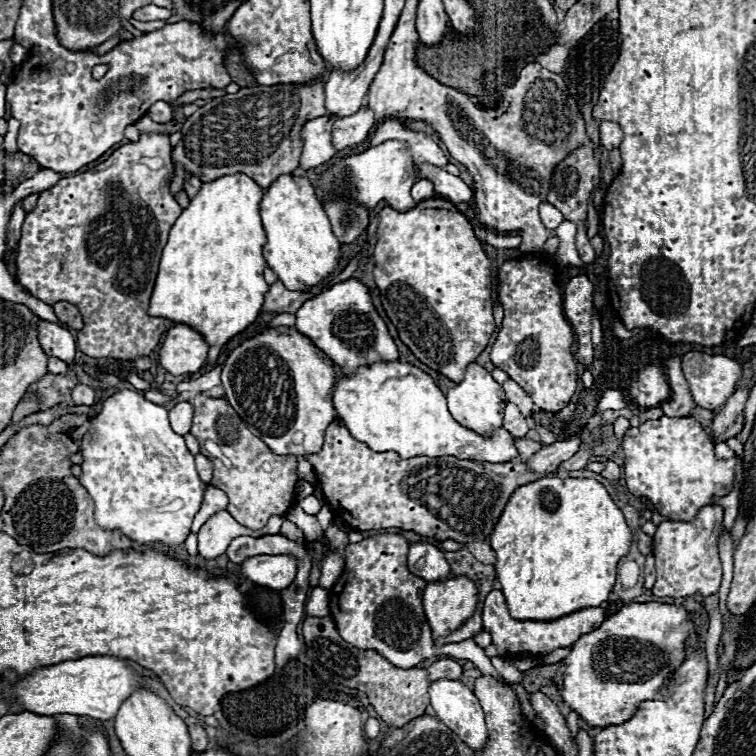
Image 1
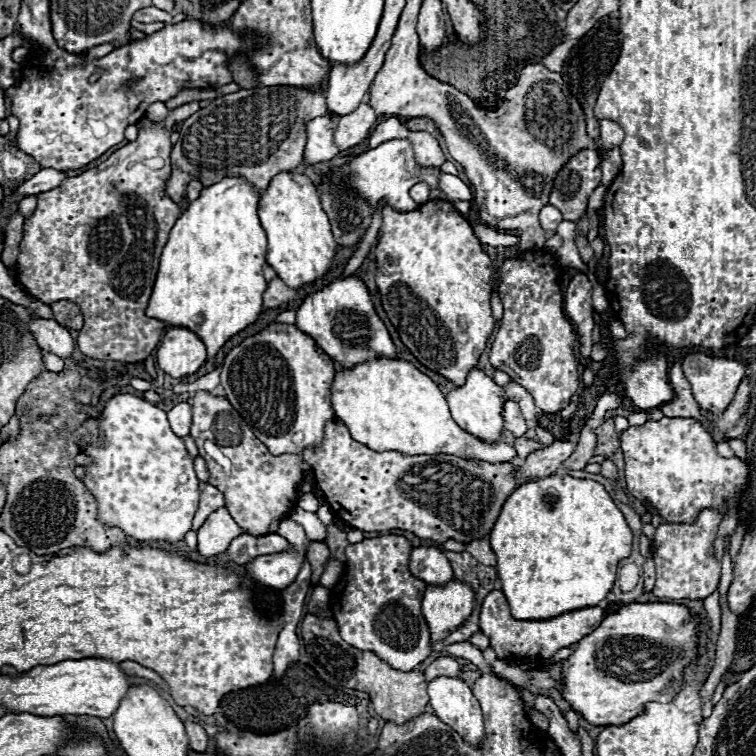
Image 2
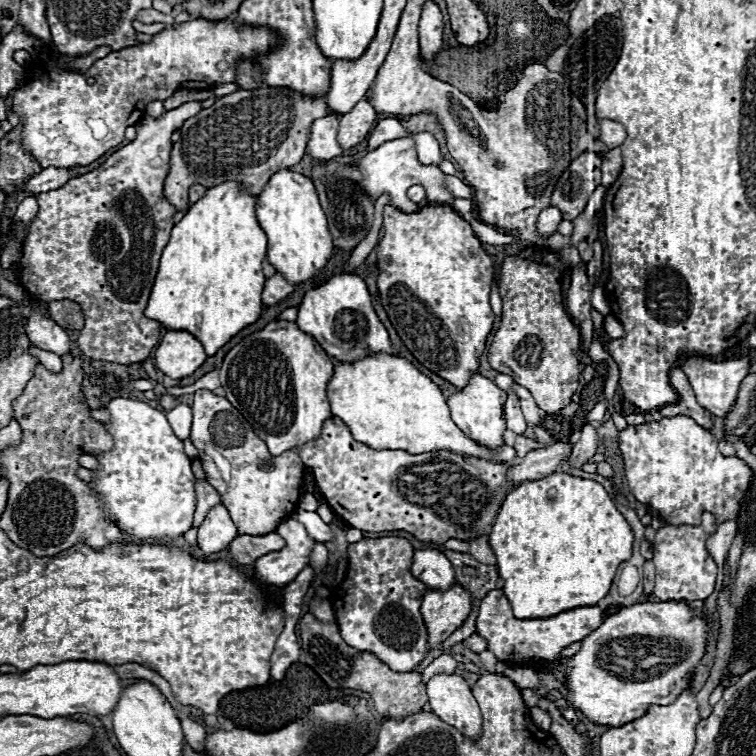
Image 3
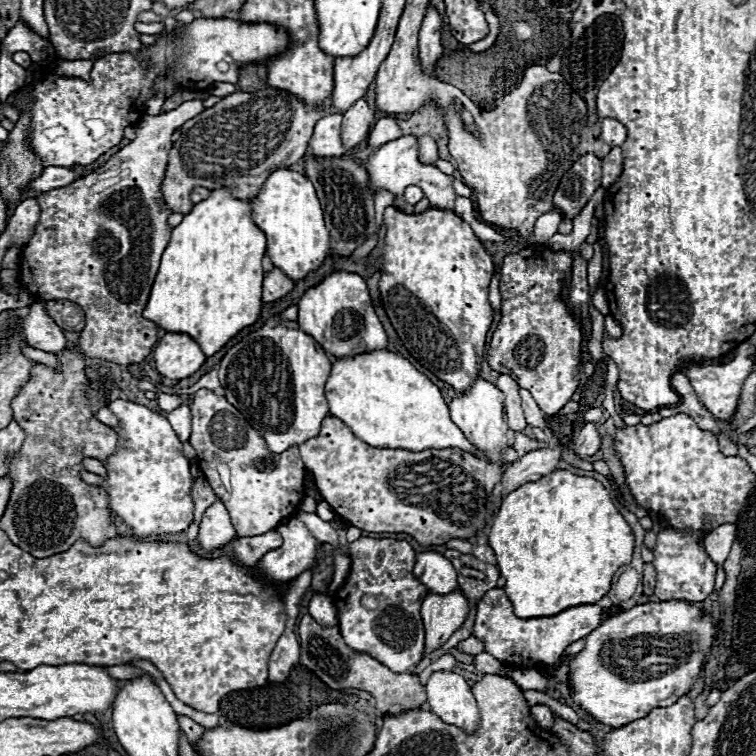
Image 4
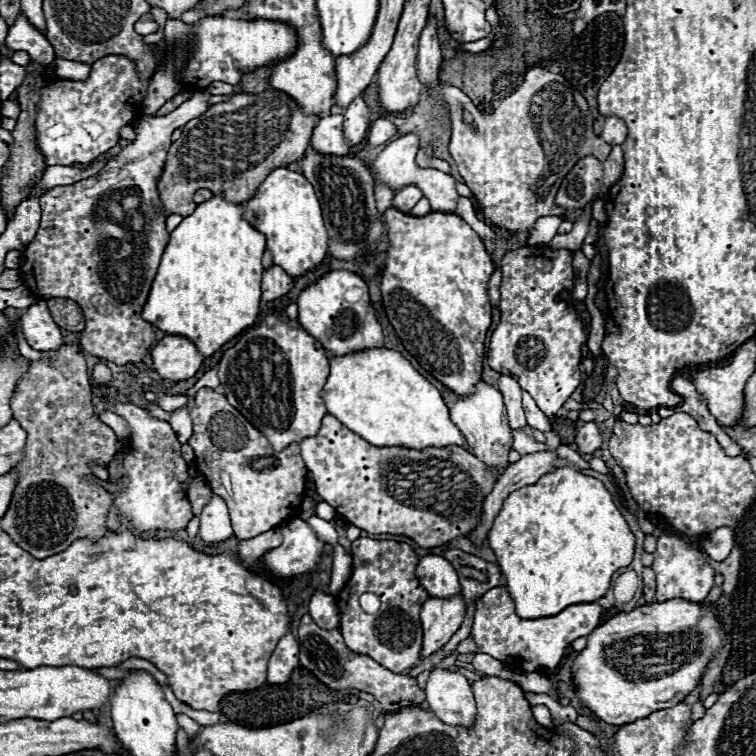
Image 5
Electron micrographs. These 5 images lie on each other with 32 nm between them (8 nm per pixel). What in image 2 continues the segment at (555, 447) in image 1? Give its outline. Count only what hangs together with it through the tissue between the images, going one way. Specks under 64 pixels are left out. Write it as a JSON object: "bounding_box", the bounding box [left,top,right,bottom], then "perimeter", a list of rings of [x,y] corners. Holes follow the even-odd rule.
{"bounding_box":[514,442,574,478],"perimeter":[[[554,442],[546,448],[540,448],[536,452],[530,452],[526,460],[520,464],[520,468],[514,472],[516,478],[546,478],[554,474],[560,464],[574,452],[574,442]]]}

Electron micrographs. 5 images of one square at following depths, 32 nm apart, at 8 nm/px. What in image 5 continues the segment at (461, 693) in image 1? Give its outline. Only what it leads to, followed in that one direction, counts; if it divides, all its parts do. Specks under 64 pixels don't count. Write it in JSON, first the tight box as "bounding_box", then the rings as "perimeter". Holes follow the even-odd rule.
{"bounding_box":[426,670,476,726],"perimeter":[[[432,670],[426,684],[426,702],[446,724],[472,726],[476,720],[476,702],[466,676],[460,672]]]}

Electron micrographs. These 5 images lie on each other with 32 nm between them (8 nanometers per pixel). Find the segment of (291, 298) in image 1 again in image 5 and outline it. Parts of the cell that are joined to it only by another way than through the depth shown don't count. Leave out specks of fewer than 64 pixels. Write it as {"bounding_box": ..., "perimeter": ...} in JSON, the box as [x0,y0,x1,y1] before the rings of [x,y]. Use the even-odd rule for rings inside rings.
{"bounding_box":[262,266,292,300],"perimeter":[[[270,266],[262,274],[262,300],[276,300],[290,292],[292,288],[292,278],[280,268],[280,266]]]}

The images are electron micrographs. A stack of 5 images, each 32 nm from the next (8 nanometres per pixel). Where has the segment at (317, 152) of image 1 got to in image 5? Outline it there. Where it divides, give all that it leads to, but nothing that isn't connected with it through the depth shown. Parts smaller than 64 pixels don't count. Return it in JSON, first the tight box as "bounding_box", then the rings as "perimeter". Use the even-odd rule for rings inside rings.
{"bounding_box":[310,114,350,156],"perimeter":[[[330,114],[326,118],[320,118],[312,132],[310,144],[322,152],[322,154],[336,154],[336,156],[346,156],[350,152],[350,144],[344,138],[342,132],[344,116],[342,114]]]}

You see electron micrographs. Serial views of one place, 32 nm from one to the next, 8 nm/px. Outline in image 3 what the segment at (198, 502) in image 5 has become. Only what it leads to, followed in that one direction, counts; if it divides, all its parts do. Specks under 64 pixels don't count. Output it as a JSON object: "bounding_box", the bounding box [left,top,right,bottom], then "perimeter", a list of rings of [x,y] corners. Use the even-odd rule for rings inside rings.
{"bounding_box":[194,480,222,528],"perimeter":[[[198,480],[196,482],[196,512],[194,512],[194,526],[198,528],[200,526],[200,522],[204,520],[204,516],[206,516],[206,512],[212,508],[212,506],[216,506],[216,504],[220,504],[222,500],[220,500],[220,496],[218,496],[218,492],[206,482],[206,480]]]}

